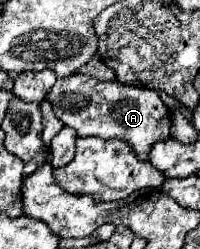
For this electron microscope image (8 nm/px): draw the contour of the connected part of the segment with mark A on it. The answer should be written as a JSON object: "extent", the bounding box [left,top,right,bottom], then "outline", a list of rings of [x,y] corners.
{"extent":[46,73,170,161],"outline":[[[74,73],[70,77],[58,77],[46,99],[52,103],[56,117],[72,127],[78,137],[102,137],[102,139],[120,139],[134,147],[134,153],[140,161],[148,161],[154,141],[164,141],[170,137],[170,111],[160,101],[158,93],[146,87],[102,83],[94,77]]]}

